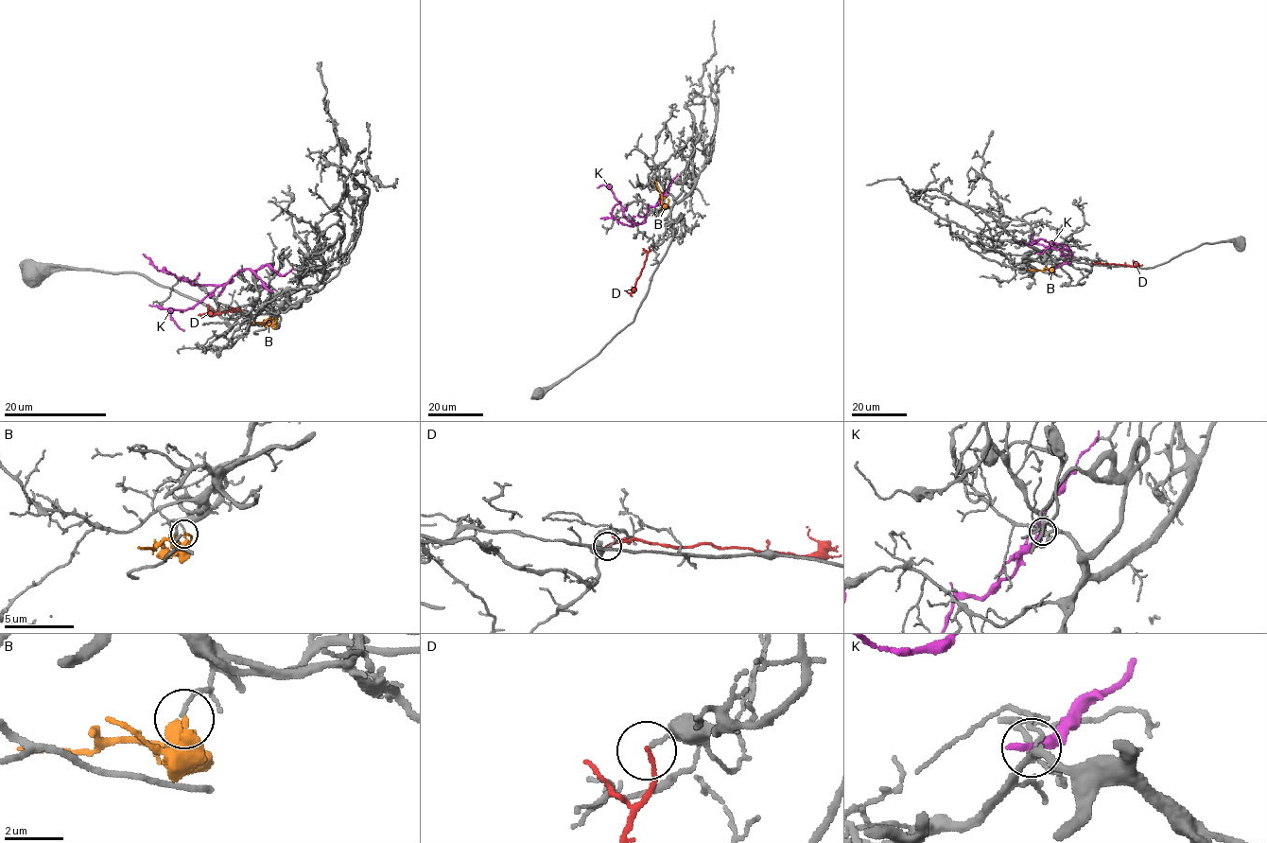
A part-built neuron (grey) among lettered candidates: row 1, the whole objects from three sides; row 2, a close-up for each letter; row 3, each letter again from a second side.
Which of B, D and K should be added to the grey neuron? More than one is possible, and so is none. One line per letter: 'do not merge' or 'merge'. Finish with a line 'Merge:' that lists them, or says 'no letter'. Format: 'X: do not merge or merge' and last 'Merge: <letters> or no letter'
B: do not merge
D: do not merge
K: do not merge
Merge: no letter

